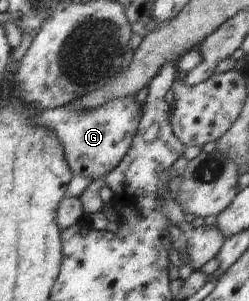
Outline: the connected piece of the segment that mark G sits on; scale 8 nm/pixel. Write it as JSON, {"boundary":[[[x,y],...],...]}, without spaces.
{"boundary":[[[126,96],[91,110],[64,106],[40,111],[31,120],[57,135],[66,154],[66,163],[74,175],[94,181],[107,176],[122,161],[133,142],[142,114],[143,106],[136,96]]]}

